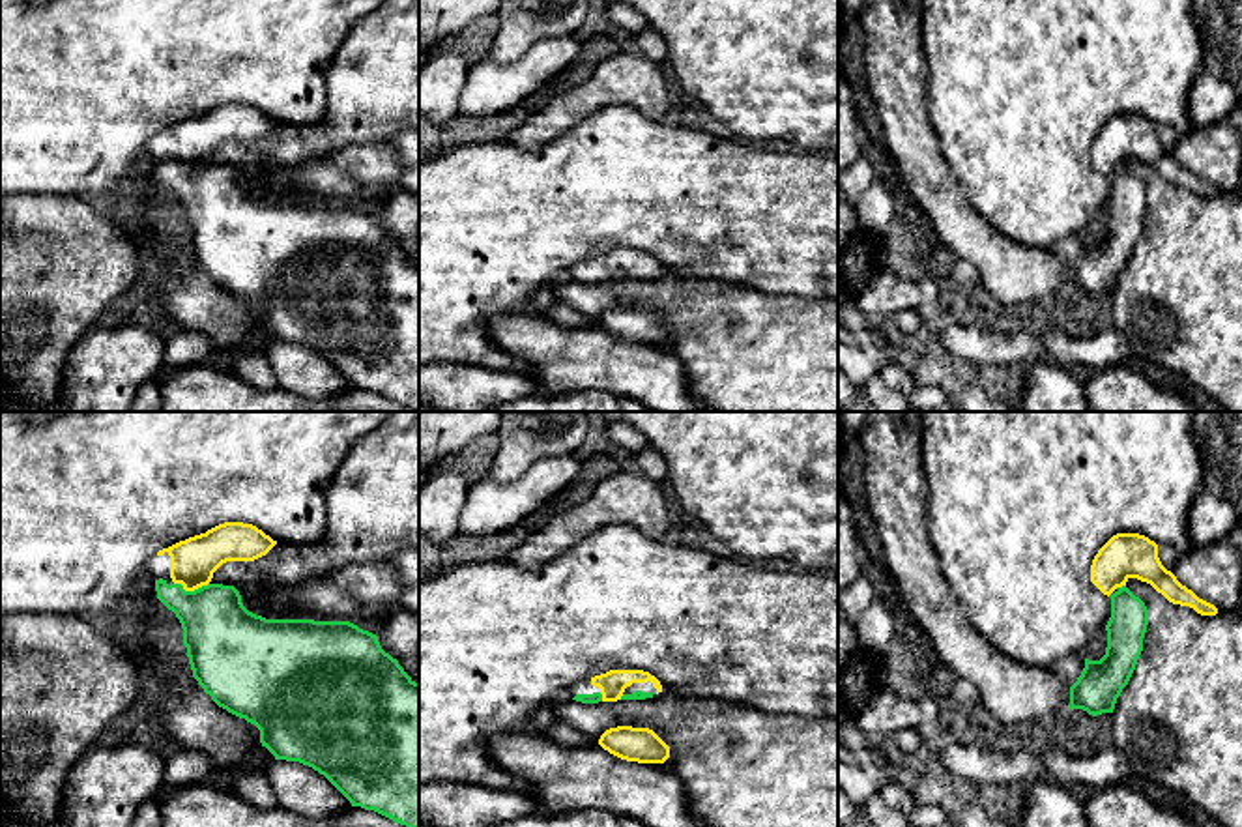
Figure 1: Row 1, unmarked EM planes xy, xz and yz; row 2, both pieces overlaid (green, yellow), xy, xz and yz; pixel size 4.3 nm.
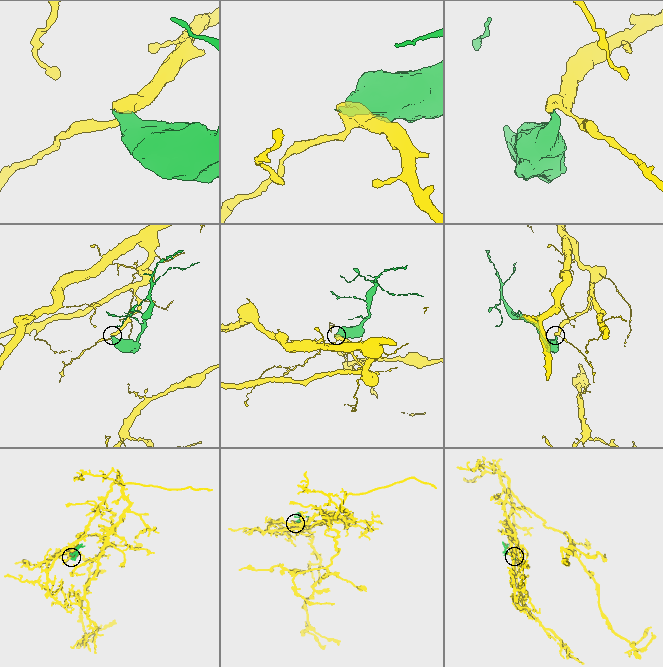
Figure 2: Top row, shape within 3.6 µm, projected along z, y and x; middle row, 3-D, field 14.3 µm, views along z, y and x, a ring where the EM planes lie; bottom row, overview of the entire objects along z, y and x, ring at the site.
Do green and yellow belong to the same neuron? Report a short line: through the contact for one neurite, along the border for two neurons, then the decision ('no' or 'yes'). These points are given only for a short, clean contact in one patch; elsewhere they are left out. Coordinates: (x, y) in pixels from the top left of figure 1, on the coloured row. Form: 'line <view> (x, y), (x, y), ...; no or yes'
line xy (223, 638), (191, 592), (193, 562); yes

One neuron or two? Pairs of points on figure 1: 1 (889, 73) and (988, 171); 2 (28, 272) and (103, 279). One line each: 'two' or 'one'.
1: two
2: one

